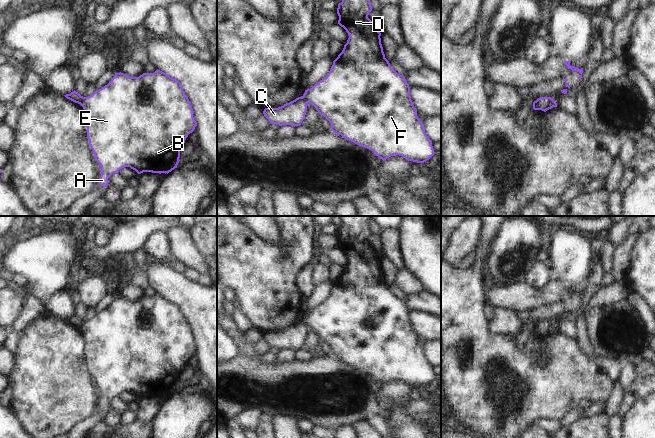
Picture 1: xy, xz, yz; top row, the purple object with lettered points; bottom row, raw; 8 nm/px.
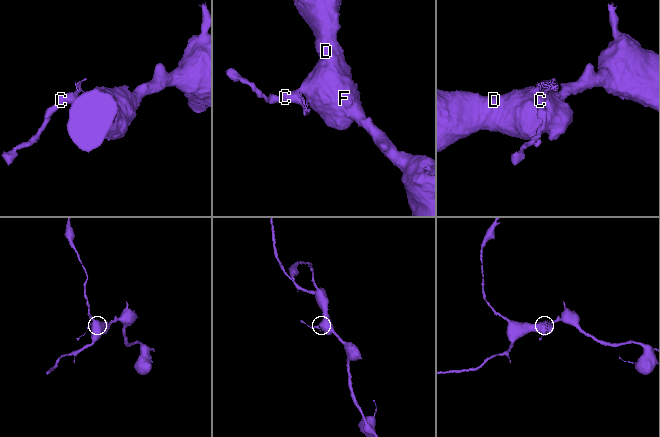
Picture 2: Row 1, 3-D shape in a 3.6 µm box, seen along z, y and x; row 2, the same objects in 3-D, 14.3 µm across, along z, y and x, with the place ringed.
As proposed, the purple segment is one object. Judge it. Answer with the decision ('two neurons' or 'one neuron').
two neurons

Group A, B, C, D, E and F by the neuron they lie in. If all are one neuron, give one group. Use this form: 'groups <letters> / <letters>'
groups A B D E F / C

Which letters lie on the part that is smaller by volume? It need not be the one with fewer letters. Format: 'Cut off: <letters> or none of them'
Cut off: C

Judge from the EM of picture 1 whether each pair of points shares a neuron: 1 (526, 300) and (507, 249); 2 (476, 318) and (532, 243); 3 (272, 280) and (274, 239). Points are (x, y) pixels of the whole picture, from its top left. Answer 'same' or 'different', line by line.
1: different
2: different
3: different

